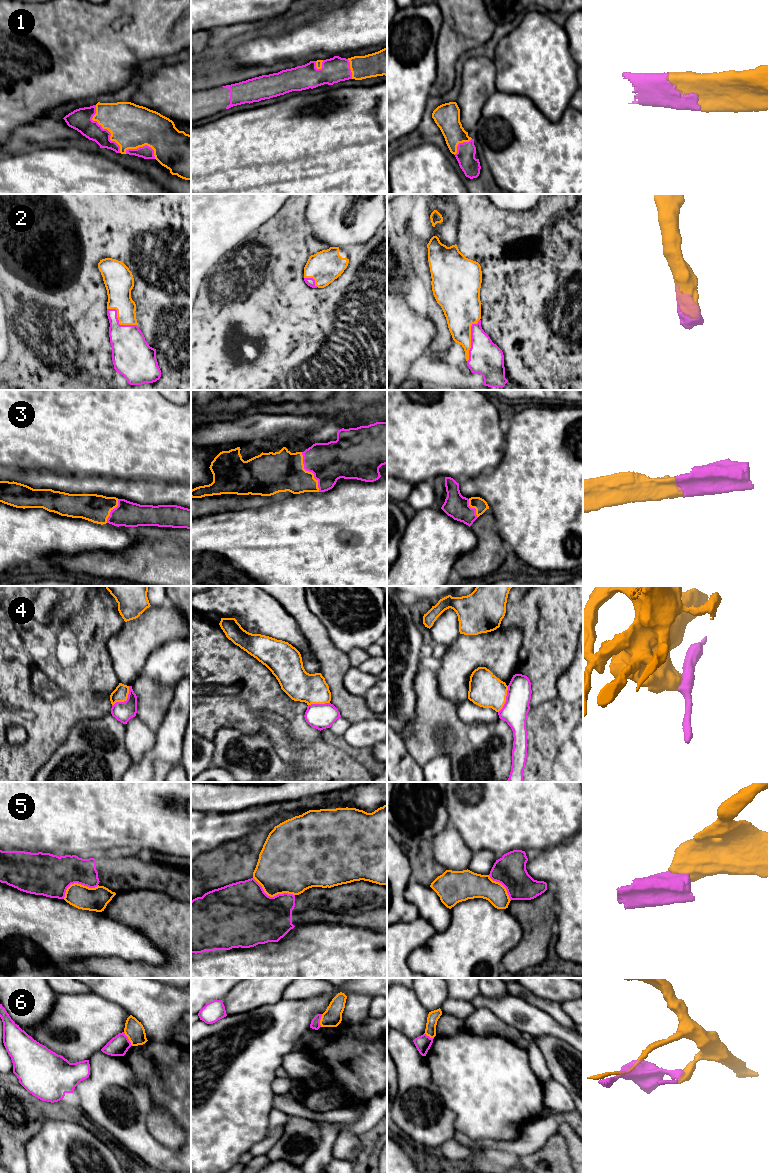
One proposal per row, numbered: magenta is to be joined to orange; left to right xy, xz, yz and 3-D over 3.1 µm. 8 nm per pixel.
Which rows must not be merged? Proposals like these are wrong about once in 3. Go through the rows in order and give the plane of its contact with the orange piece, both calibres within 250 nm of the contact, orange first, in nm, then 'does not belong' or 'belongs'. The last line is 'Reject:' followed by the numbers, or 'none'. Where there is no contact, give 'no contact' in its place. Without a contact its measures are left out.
1: xy | 360/180 nm | belongs
2: yz | 280/280 nm | belongs
3: xz | 320/300 nm | belongs
4: xy | 120/160 nm | does not belong
5: xz | 420/460 nm | does not belong
6: xy | 160/160 nm | belongs
Reject: 4, 5

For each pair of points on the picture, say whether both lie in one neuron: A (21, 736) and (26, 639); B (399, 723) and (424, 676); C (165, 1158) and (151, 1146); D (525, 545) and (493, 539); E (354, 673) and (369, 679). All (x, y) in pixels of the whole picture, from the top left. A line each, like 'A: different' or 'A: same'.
A: different
B: different
C: same
D: different
E: same

